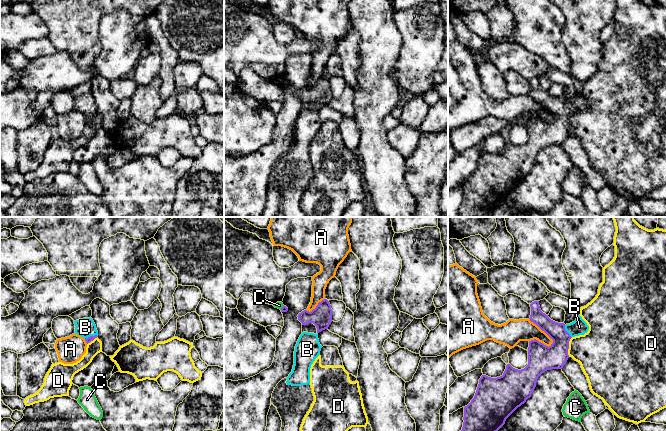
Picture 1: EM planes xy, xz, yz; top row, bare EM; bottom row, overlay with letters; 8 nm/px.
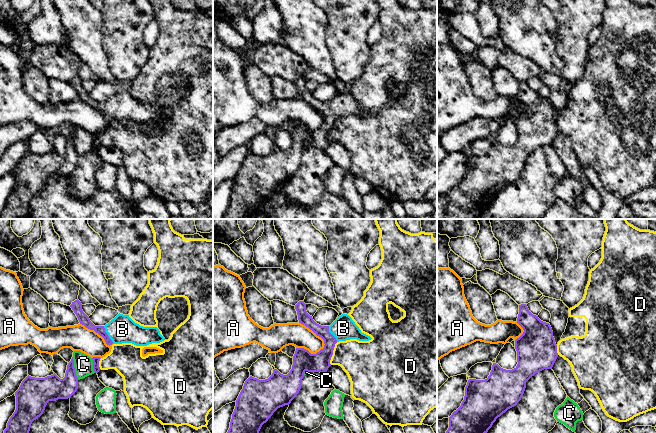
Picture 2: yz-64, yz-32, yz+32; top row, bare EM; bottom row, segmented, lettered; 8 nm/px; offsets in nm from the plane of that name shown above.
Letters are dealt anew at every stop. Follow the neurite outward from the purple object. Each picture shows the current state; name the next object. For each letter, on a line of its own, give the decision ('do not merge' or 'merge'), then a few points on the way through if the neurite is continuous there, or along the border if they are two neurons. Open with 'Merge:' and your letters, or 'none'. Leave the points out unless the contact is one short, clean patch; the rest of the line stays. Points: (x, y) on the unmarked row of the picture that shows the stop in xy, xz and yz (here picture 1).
Merge: B
A: do not merge | along yz (529, 94), (552, 116), (550, 122)
B: merge | across yz (555, 132), (561, 112), (566, 107), (579, 103)
C: do not merge | along xz (283, 81), (280, 85)
D: do not merge | along yz (572, 113), (568, 119), (568, 132)

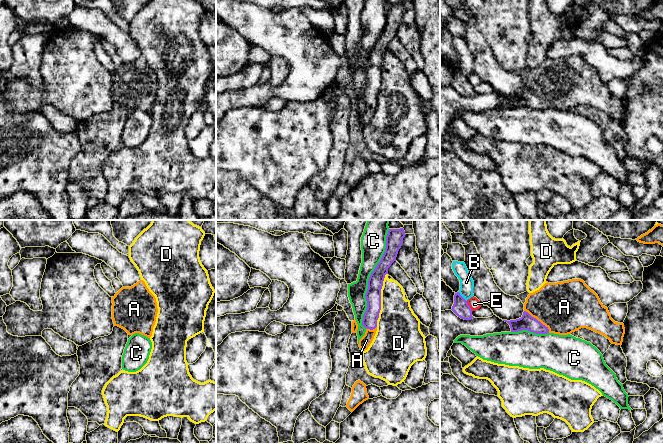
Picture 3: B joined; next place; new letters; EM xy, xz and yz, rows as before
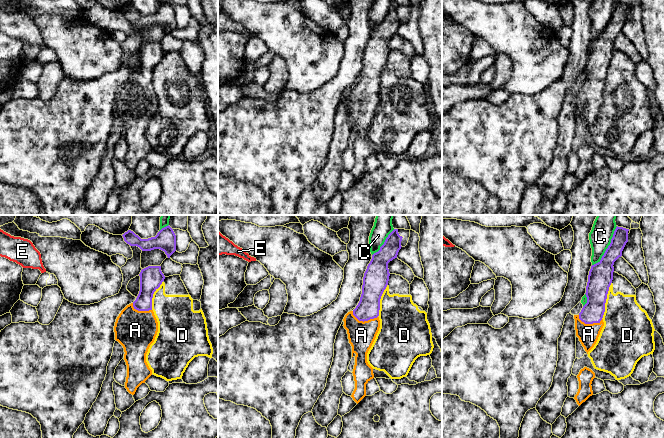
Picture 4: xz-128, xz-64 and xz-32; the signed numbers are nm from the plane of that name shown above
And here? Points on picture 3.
Merge: A
A: merge | across yz (526, 98), (537, 96), (547, 86), (564, 83)
B: do not merge | along yz (458, 68), (466, 77)
C: do not merge | along xz (389, 5), (385, 27), (368, 56), (362, 96), (365, 104)
D: do not merge
E: do not merge

